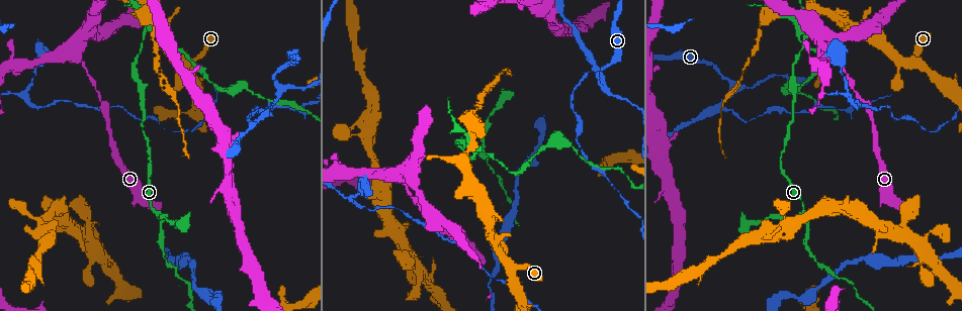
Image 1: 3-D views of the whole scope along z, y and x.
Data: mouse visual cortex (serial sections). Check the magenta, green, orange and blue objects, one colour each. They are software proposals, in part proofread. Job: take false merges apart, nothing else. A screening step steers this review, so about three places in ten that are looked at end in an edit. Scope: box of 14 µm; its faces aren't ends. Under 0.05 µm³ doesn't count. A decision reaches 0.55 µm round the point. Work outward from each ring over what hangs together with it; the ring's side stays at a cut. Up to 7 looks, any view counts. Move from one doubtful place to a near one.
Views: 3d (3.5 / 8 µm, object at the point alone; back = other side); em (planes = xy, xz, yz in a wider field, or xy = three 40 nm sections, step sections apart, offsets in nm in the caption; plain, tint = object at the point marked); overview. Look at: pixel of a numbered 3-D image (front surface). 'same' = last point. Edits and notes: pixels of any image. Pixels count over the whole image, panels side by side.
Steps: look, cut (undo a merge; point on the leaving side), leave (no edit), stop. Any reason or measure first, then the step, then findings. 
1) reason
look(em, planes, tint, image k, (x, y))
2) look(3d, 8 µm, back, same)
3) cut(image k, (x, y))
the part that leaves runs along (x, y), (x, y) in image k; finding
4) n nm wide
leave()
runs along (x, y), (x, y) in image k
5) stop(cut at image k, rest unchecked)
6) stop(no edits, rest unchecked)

three arms meet
look(em, xy, step 5, tint, image 1, (156, 213))

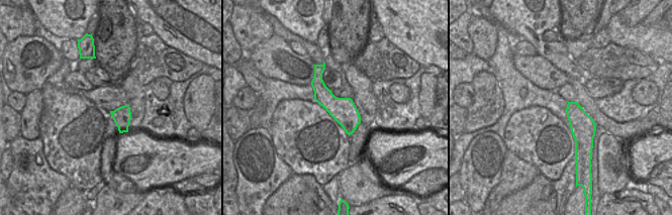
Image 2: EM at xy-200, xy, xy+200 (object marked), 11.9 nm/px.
look(3d, 3.5 µm, same)

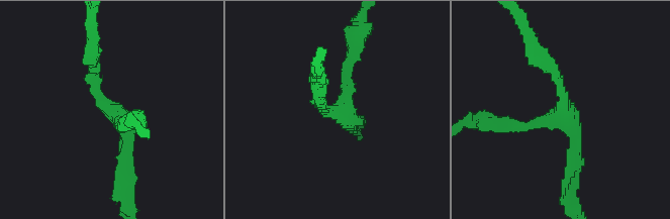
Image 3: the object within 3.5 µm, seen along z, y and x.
3 arms
leave()
runs along (319, 70), (319, 89), (350, 131) in image 2; all the same cell

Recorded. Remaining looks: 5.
three-way junction
look(3d, 3.5 µm, image 1, (592, 71))

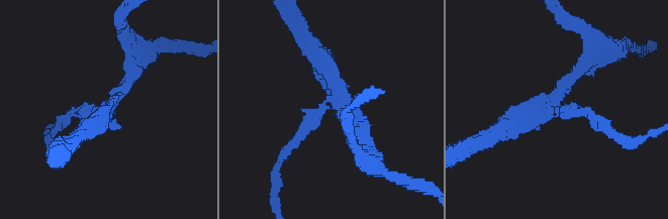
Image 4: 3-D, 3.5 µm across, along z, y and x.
3 arms; arms of 150, 250, 300 nm; need the tissue
look(em, xy, step 5, tint, image 4, (111, 106))

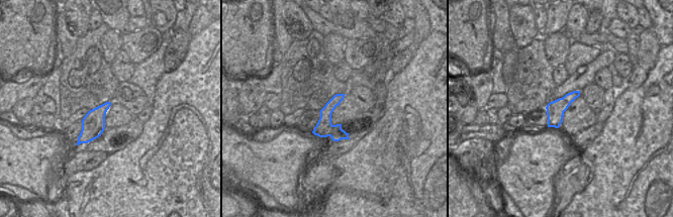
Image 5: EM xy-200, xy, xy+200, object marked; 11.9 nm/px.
200 nm wide
cut(image 4, (302, 130))
the part that leaves runs along (326, 107), (299, 132), (274, 177) in image 4; two cells meet here

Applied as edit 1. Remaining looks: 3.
redraw
look(overview)

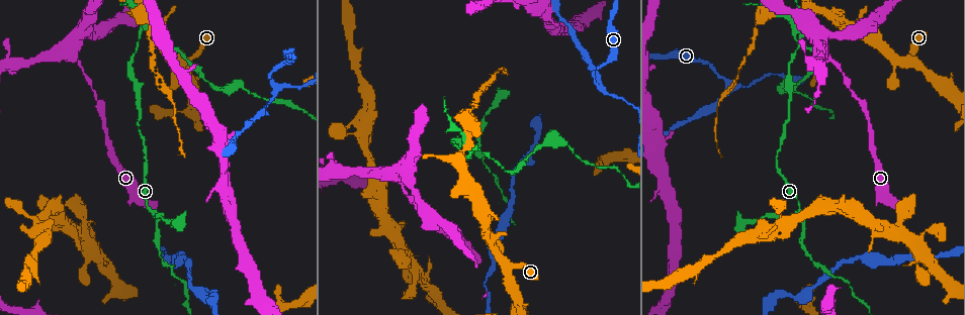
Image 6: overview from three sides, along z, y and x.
sharp bend
look(3d, 3.5 µm, image 6, (143, 25))

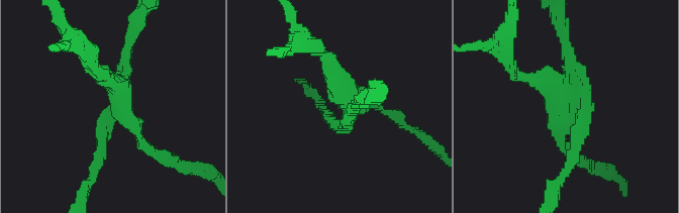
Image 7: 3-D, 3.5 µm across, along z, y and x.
4 arms; arms of 150, 200, 200, 250 nm; shape alone is not enough
look(em, planes, tint, image 7, (344, 107))

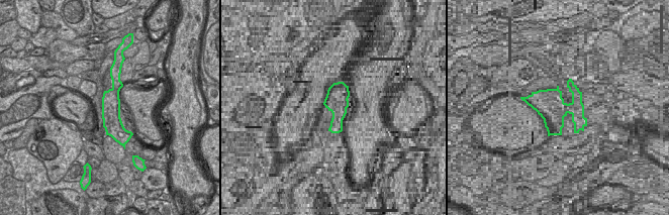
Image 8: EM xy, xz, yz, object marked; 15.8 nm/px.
cut(image 7, (129, 115))
border along (112, 88), (118, 94) in image 8; a second cell is stuck on

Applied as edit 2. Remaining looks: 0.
stop(cut at image 4, cut at image 7, rest unchecked)

